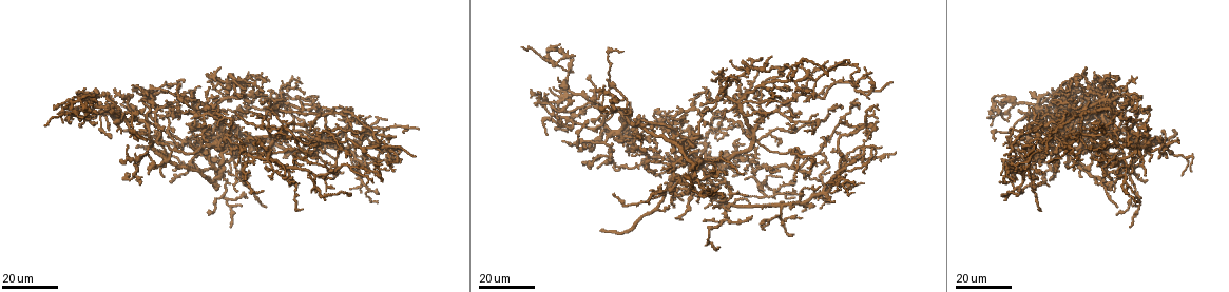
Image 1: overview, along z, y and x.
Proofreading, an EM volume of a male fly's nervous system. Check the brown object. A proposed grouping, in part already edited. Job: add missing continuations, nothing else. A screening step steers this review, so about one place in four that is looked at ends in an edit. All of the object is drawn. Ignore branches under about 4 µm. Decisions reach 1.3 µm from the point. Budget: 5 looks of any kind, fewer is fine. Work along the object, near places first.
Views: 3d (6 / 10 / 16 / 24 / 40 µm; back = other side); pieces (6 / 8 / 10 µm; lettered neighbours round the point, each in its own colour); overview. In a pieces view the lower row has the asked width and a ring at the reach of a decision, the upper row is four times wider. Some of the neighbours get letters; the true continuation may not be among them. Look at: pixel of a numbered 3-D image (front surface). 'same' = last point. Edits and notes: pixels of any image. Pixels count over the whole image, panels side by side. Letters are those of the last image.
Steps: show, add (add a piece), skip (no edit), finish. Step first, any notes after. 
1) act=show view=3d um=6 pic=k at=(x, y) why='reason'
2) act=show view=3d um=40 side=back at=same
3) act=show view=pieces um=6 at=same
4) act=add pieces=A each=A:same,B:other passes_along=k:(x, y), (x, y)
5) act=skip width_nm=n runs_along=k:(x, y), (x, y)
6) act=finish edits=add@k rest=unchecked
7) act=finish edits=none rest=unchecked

act=show view=3d um=16 pic=1 at=(91, 92)

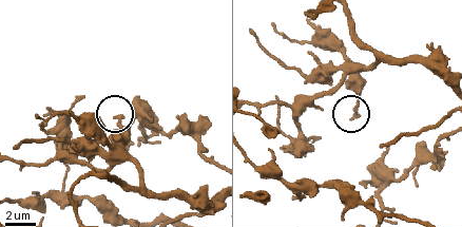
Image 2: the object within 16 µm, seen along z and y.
act=show view=pieces um=6 pic=2 at=(352, 115) why='what lies round it'

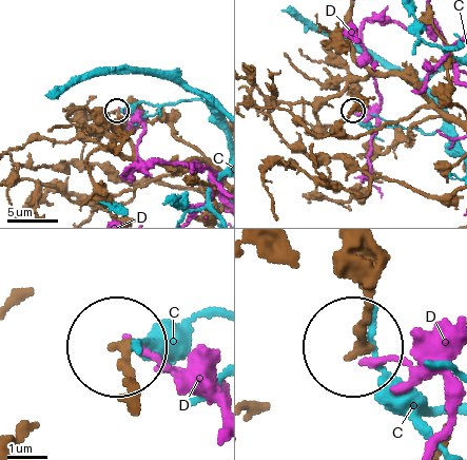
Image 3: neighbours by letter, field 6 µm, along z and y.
act=skip width_nm=240 each=C:other,D:other runs_along=3:(367, 289), (360, 346) found='none of them fits'

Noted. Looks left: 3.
act=show view=3d um=16 pic=1 at=(123, 130) why='long arm stops here'

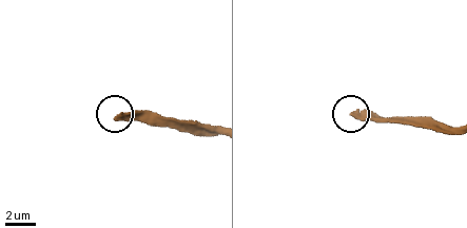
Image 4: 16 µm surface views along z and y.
act=show view=pieces um=8 pic=4 at=(115, 119)

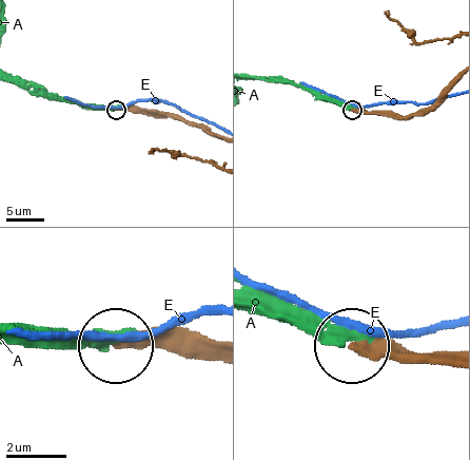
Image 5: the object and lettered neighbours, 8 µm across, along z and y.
act=add pieces=A each=A:same,E:other found='it goes on there'

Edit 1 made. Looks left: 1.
act=finish edits=add@5 rest=unchecked

